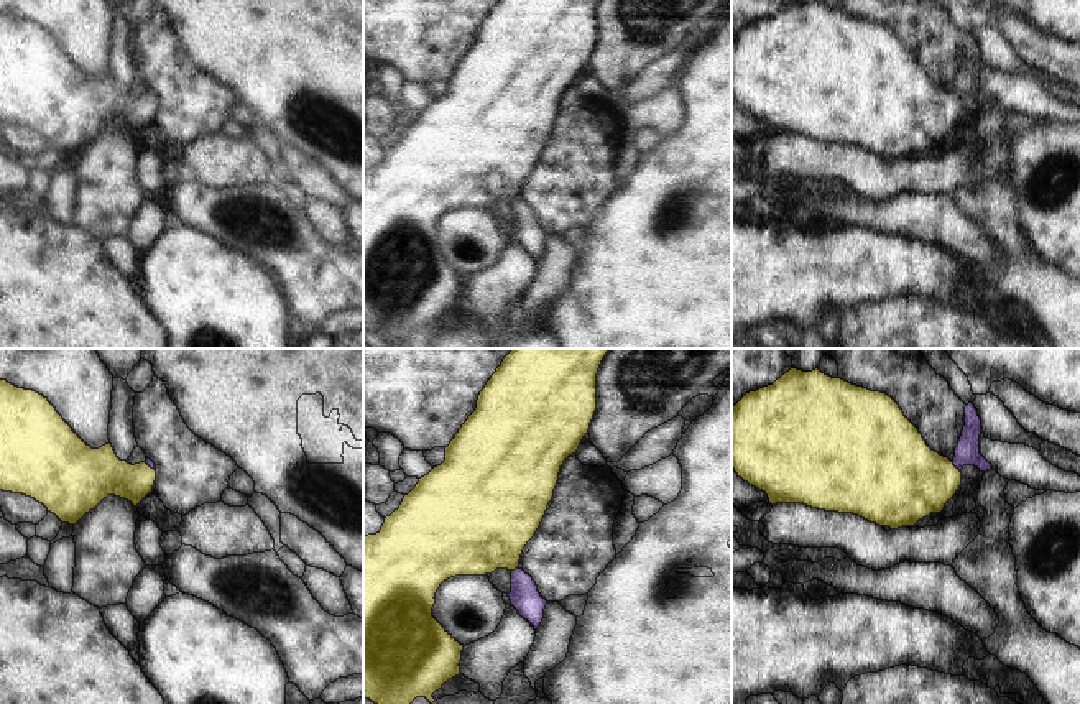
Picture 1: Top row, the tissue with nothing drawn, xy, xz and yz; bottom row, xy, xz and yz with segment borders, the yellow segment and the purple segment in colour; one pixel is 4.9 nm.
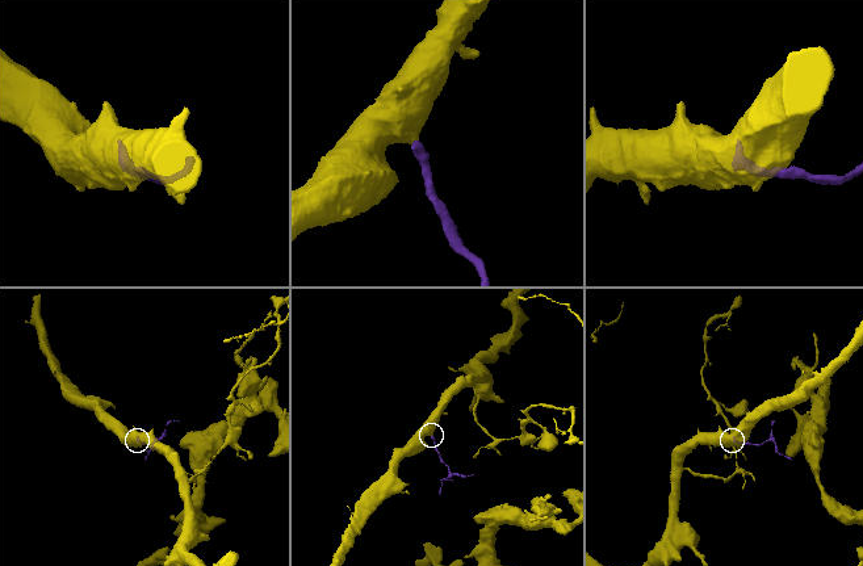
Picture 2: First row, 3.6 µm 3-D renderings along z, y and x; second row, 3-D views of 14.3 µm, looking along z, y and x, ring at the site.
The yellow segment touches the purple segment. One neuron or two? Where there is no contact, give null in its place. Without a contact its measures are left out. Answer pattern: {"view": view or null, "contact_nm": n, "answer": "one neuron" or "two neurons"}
{"view": "yz", "contact_nm": 80, "answer": "one neuron"}

